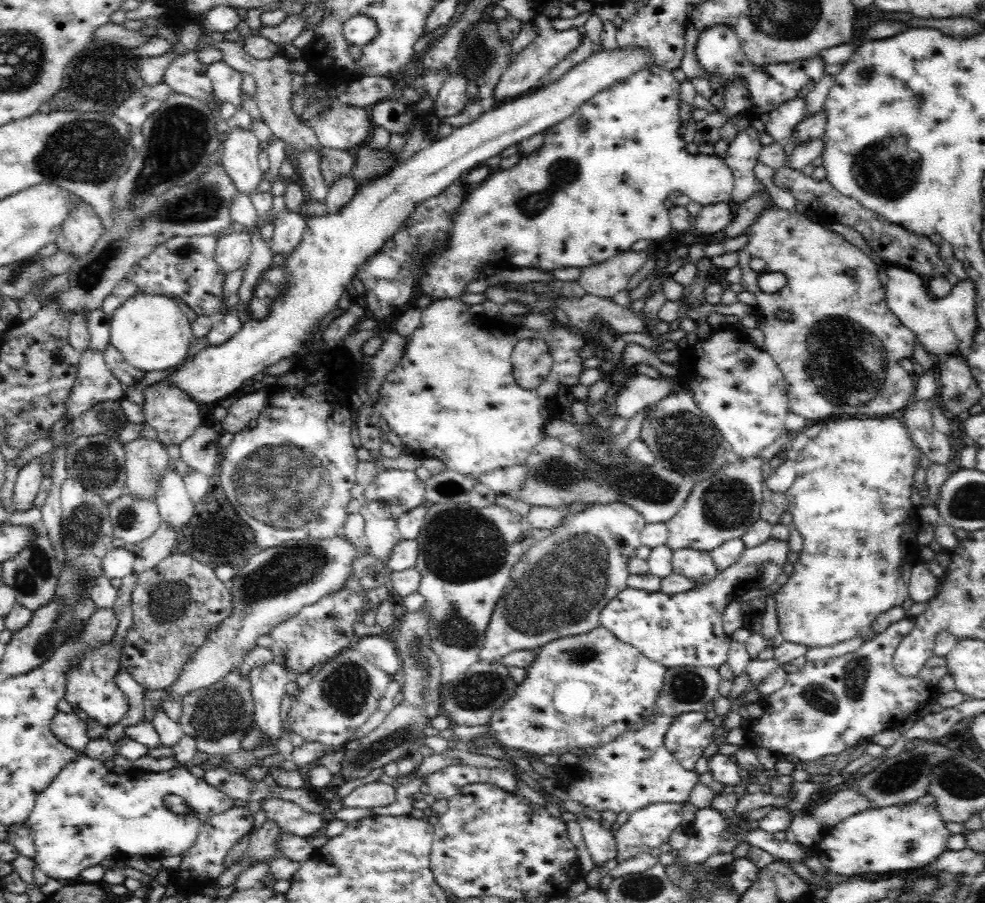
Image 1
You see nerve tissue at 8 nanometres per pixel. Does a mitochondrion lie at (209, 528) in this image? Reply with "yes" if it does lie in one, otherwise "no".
no

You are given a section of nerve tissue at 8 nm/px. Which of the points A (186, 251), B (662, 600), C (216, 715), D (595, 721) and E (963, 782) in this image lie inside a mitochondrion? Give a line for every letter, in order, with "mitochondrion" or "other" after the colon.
A: mitochondrion
B: other
C: mitochondrion
D: other
E: mitochondrion

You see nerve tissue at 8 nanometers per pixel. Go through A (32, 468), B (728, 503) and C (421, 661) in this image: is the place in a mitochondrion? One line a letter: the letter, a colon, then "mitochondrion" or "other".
A: other
B: mitochondrion
C: mitochondrion

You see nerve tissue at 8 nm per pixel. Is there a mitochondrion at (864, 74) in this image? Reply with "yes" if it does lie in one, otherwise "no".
yes

